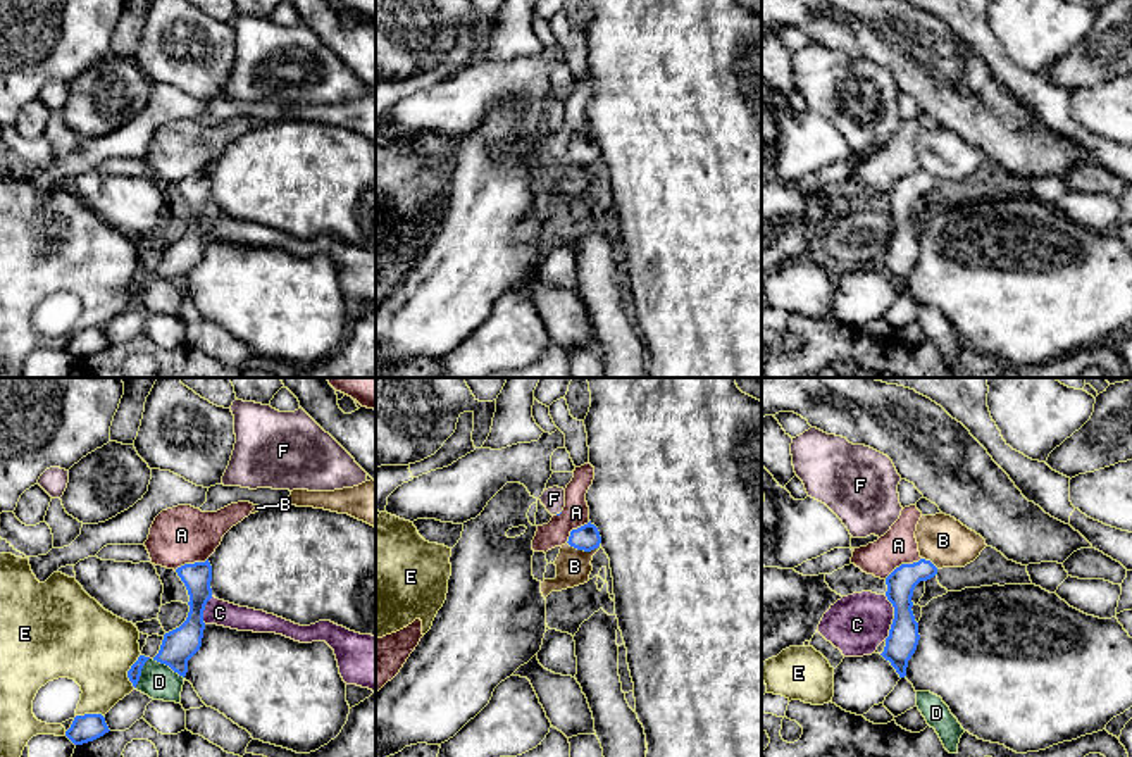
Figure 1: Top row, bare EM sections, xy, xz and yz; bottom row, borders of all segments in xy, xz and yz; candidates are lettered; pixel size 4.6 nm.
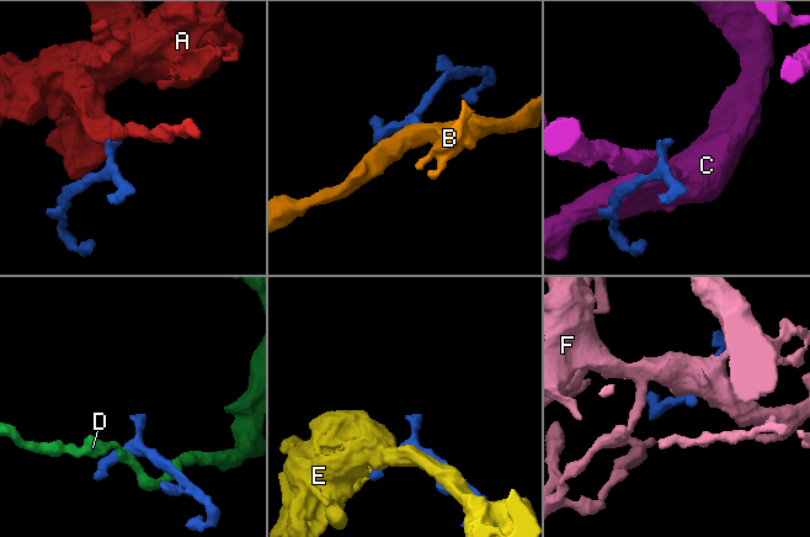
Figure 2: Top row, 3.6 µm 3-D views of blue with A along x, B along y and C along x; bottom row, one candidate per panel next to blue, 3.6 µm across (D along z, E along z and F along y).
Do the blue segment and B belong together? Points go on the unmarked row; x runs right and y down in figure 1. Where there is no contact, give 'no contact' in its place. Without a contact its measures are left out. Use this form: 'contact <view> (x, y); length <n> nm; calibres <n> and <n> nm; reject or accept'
contact xz (584, 164); length 160 nm; calibres 120 and 160 nm; reject

